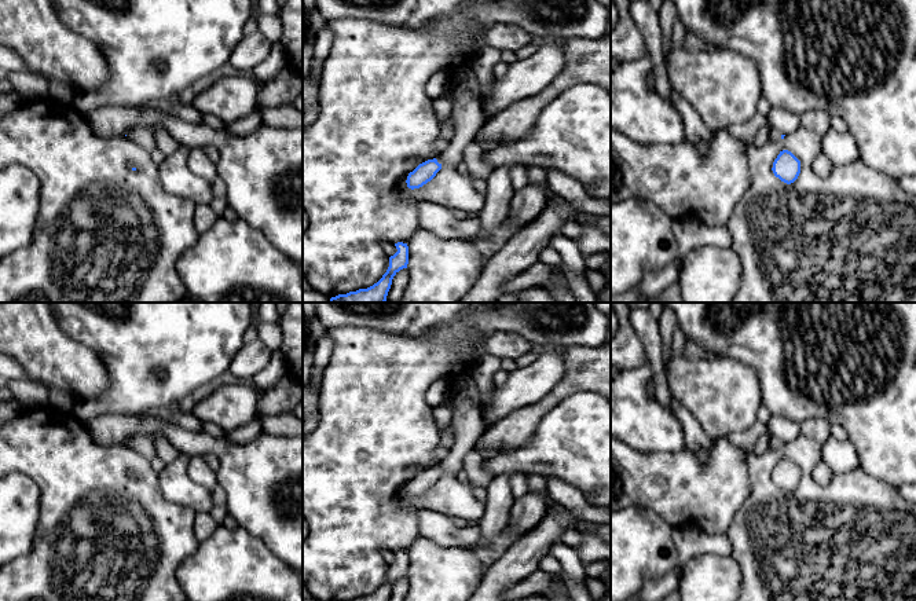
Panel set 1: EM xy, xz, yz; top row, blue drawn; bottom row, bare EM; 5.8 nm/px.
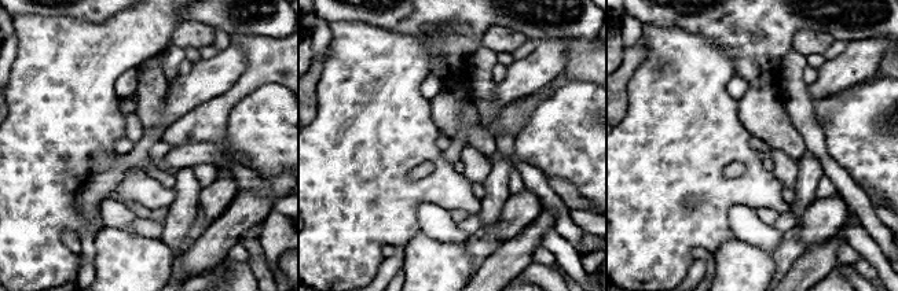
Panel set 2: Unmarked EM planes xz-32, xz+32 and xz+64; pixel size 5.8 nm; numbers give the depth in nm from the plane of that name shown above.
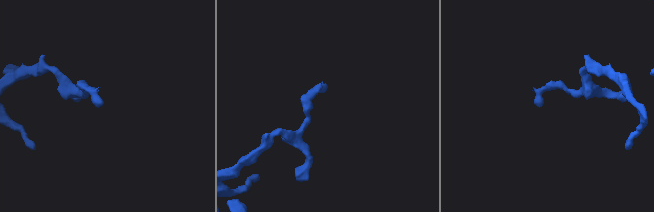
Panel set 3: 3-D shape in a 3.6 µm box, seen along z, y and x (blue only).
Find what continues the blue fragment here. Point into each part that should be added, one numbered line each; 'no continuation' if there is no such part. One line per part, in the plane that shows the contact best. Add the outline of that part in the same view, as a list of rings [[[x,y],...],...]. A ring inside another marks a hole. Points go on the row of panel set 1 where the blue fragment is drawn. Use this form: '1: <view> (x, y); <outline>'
1: xz (468, 116); [[[470,62],[459,63],[450,76],[450,92],[454,99],[455,133],[448,147],[436,158],[439,164],[462,166],[464,151],[475,142],[480,128],[484,125],[480,103],[480,85]]]

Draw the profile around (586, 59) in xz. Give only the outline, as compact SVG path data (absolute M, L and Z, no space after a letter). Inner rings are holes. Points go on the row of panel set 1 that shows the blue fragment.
M611 34L601 39L569 37L553 41L563 47L565 62L561 73L539 94L488 118L477 133L480 140L502 144L527 138L542 109L574 84L593 83L611 92Z

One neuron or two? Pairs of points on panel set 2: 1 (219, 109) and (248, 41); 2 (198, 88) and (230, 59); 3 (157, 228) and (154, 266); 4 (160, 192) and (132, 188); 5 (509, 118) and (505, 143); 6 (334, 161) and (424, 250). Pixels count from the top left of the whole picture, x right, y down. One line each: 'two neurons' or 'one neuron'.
1: one neuron
2: one neuron
3: two neurons
4: one neuron
5: two neurons
6: two neurons

